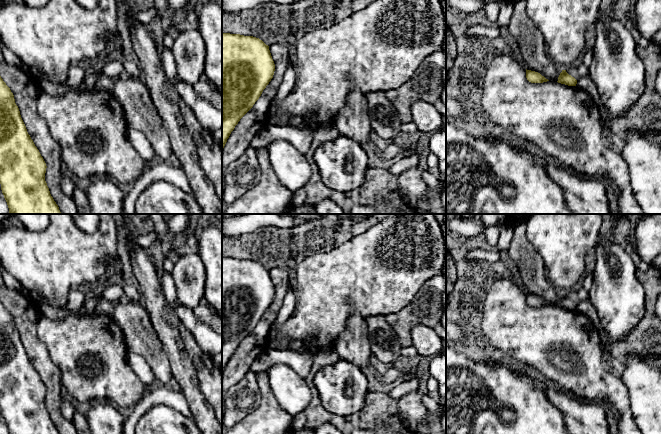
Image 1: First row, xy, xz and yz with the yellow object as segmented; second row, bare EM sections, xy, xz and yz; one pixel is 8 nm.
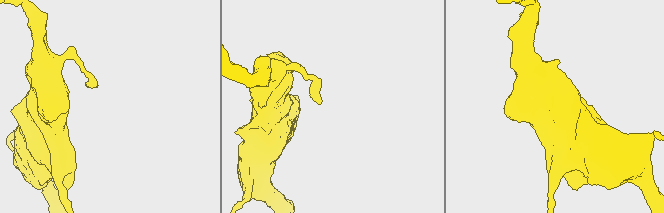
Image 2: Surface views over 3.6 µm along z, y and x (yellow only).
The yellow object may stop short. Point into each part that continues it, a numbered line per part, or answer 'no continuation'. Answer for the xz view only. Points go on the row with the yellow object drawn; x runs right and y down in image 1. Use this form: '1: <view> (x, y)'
no continuation

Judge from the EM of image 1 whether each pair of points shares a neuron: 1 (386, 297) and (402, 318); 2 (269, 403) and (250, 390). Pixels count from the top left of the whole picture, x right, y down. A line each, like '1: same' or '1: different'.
1: different
2: different

